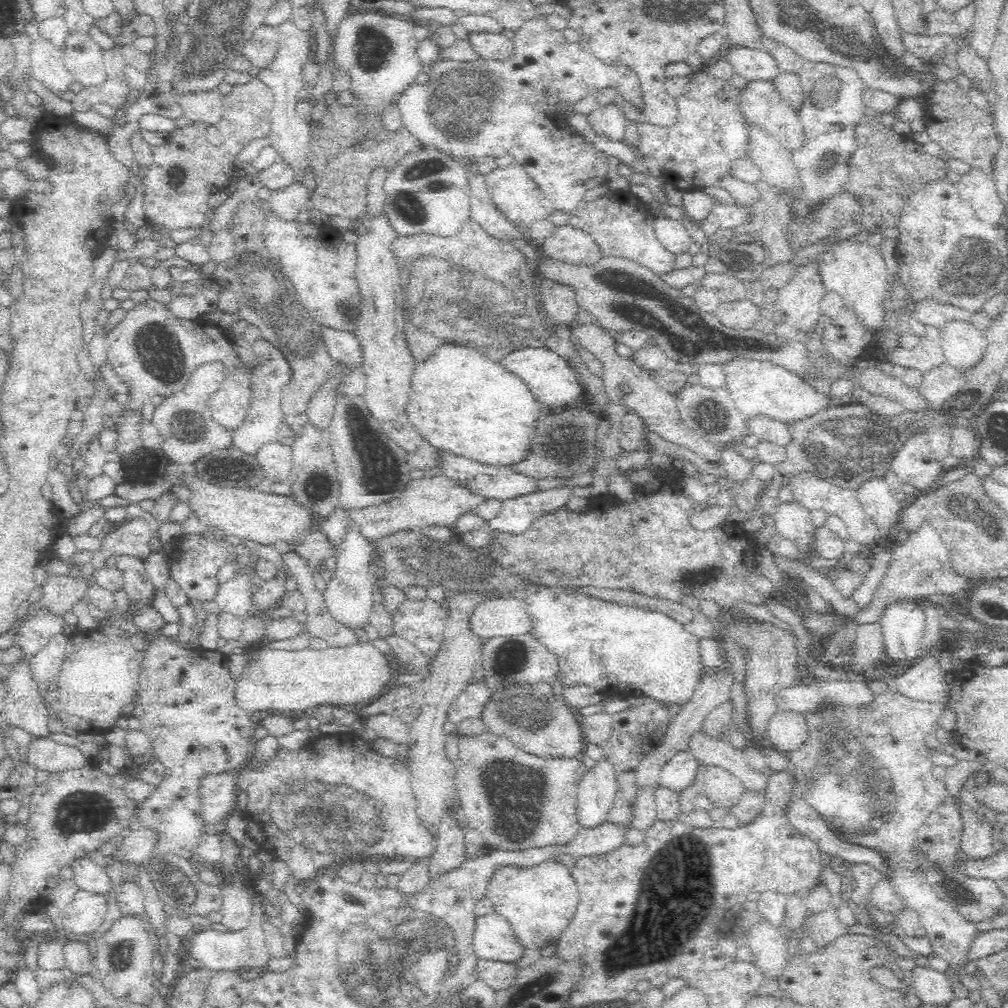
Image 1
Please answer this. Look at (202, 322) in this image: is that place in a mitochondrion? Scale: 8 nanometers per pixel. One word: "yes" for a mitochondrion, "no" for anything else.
no

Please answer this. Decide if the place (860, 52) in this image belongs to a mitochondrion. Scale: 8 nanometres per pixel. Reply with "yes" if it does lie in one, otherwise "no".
yes

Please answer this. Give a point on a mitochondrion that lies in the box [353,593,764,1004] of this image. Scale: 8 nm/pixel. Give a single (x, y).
(677, 898)

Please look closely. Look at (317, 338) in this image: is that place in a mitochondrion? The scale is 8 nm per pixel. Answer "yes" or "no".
no

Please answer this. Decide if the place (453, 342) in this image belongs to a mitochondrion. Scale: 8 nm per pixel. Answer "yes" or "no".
no

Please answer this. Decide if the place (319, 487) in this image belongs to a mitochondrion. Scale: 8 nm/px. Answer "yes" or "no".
yes

